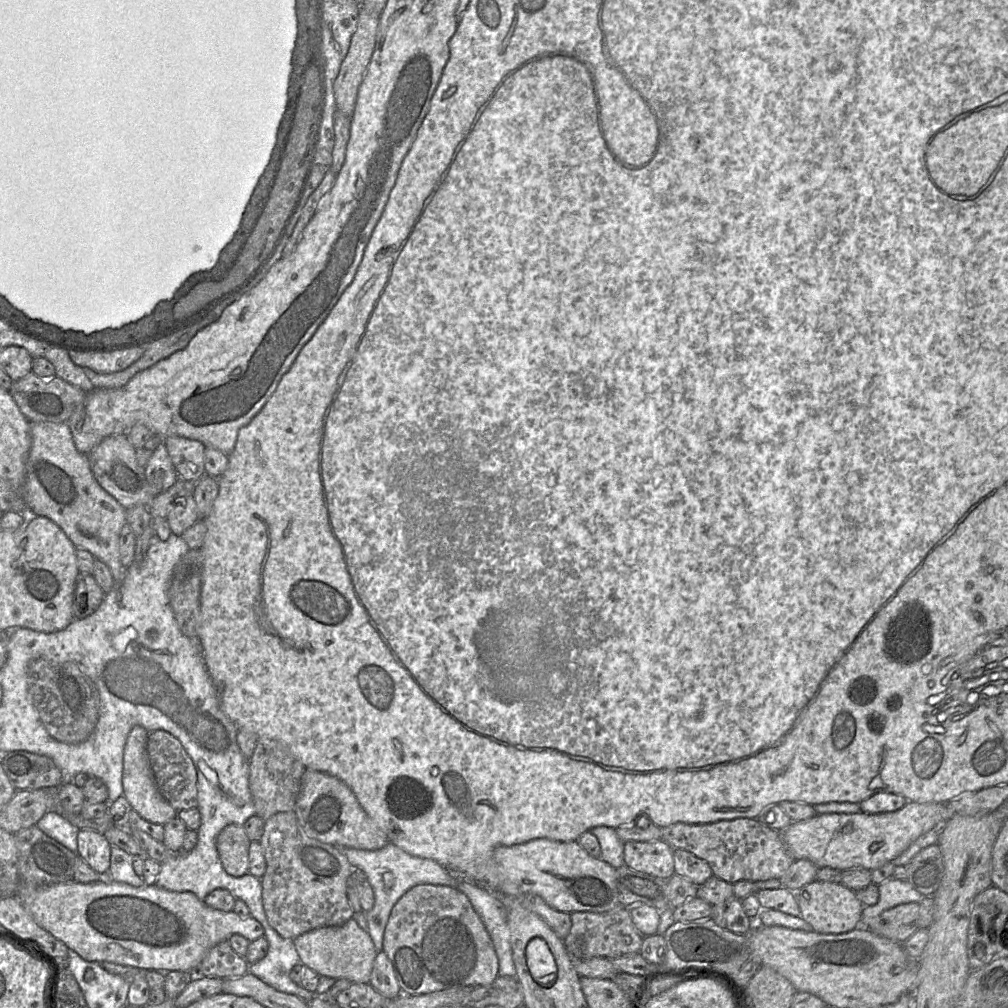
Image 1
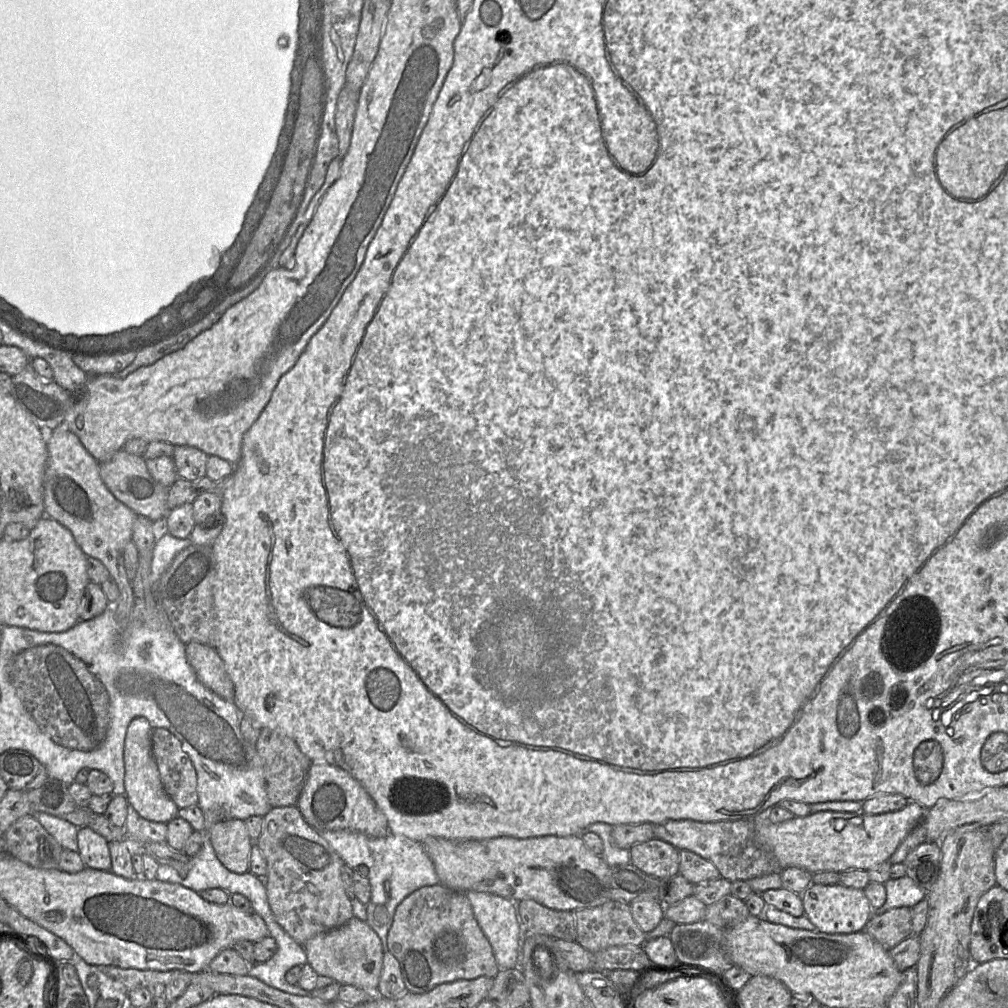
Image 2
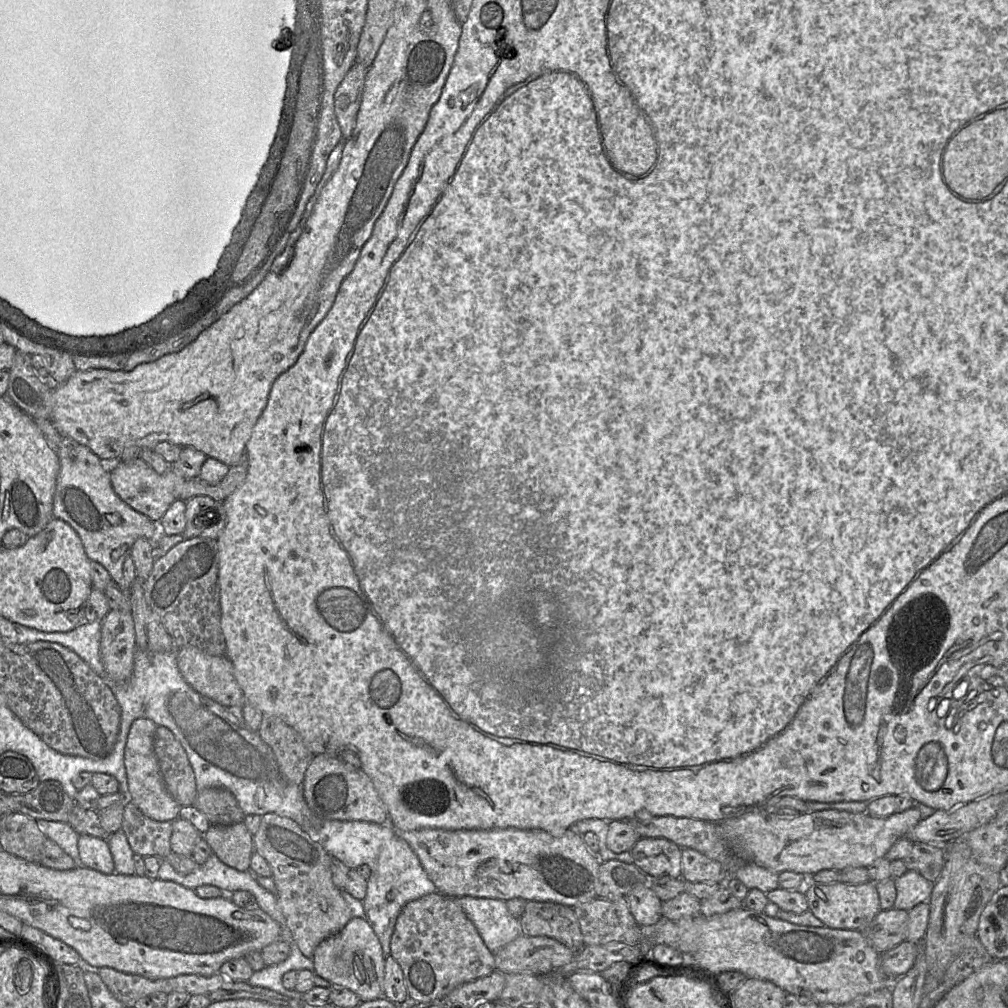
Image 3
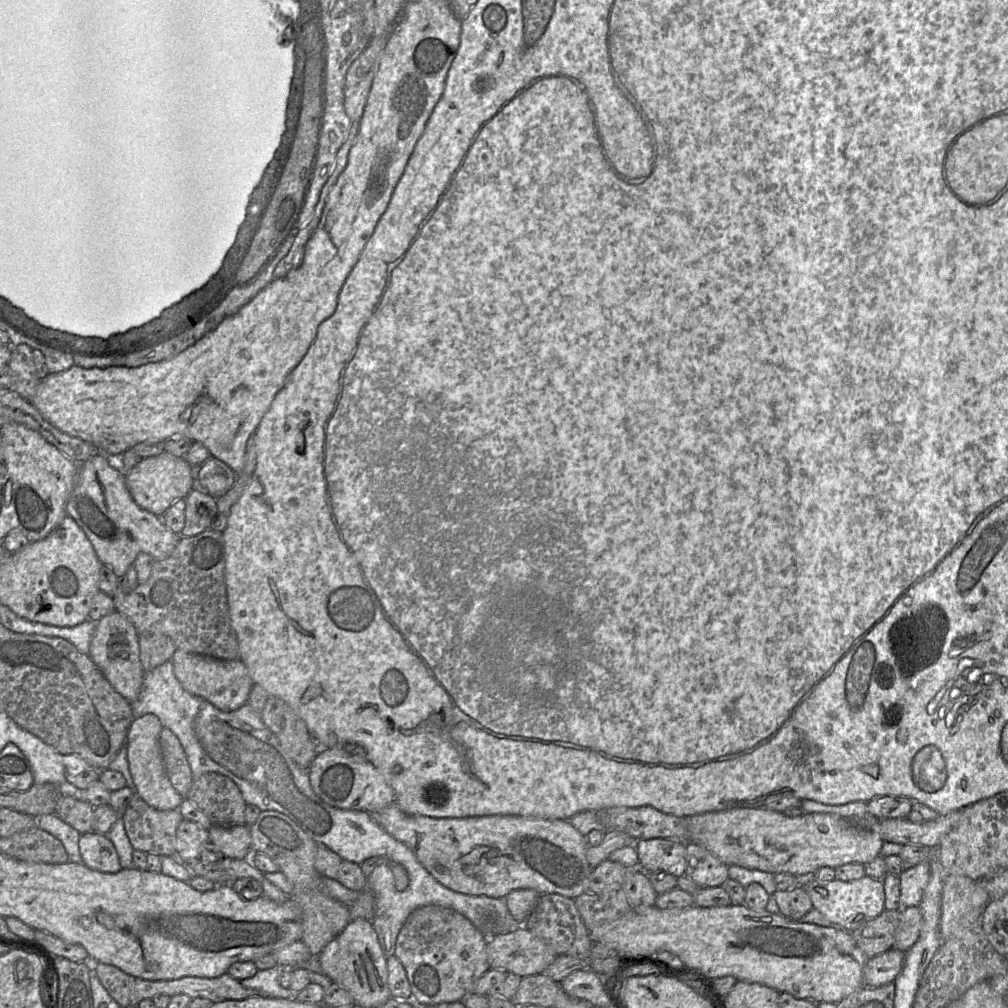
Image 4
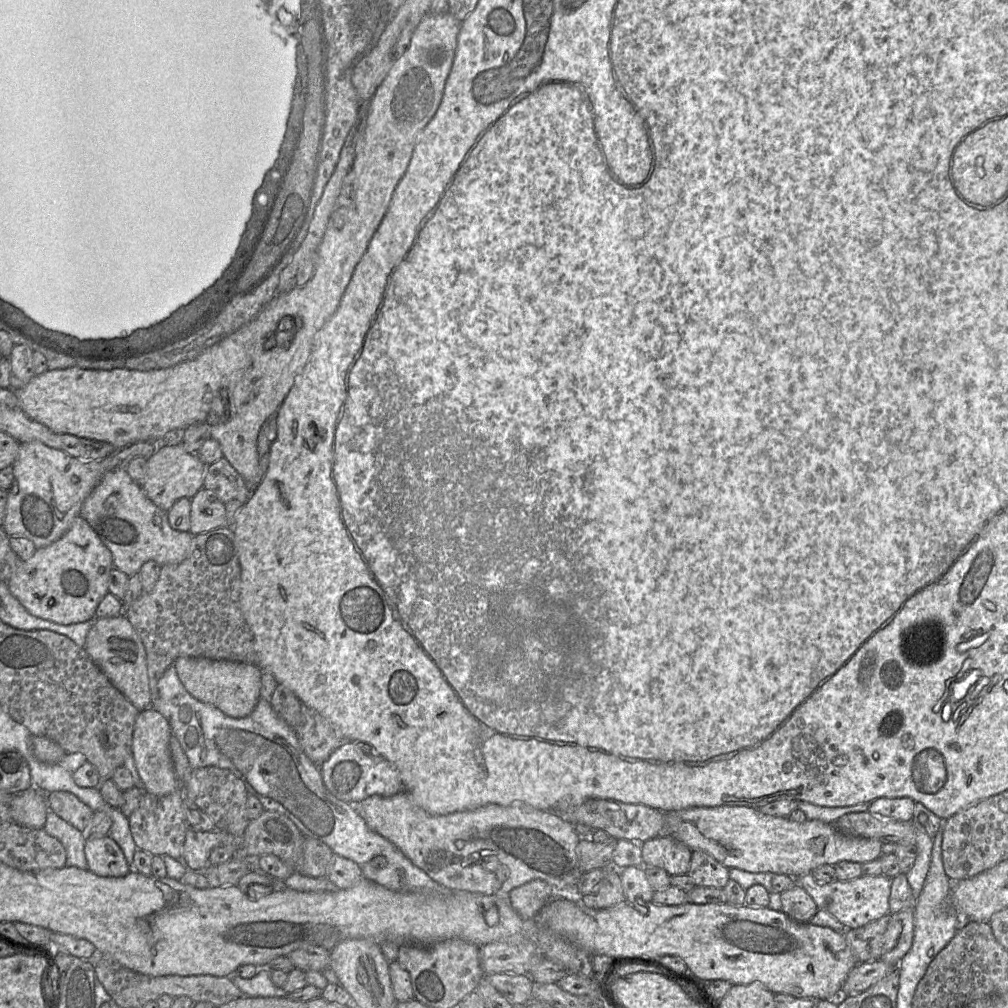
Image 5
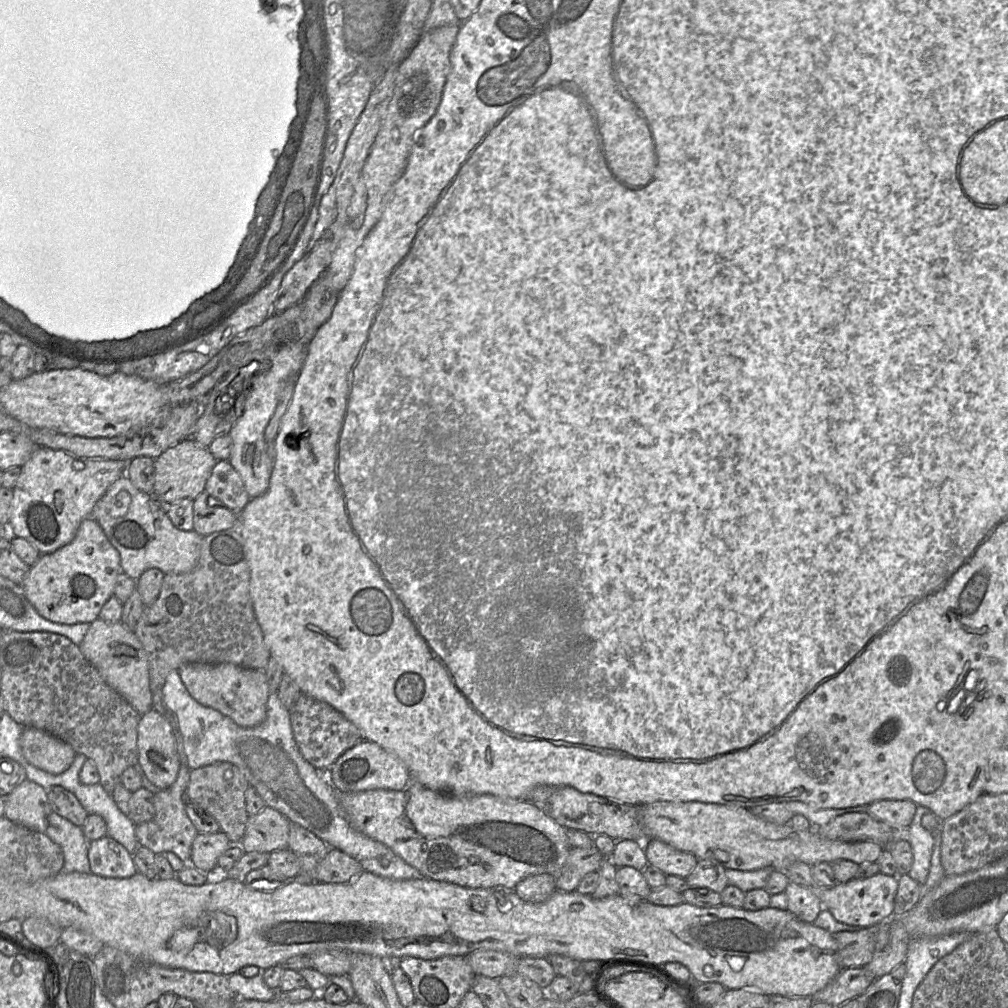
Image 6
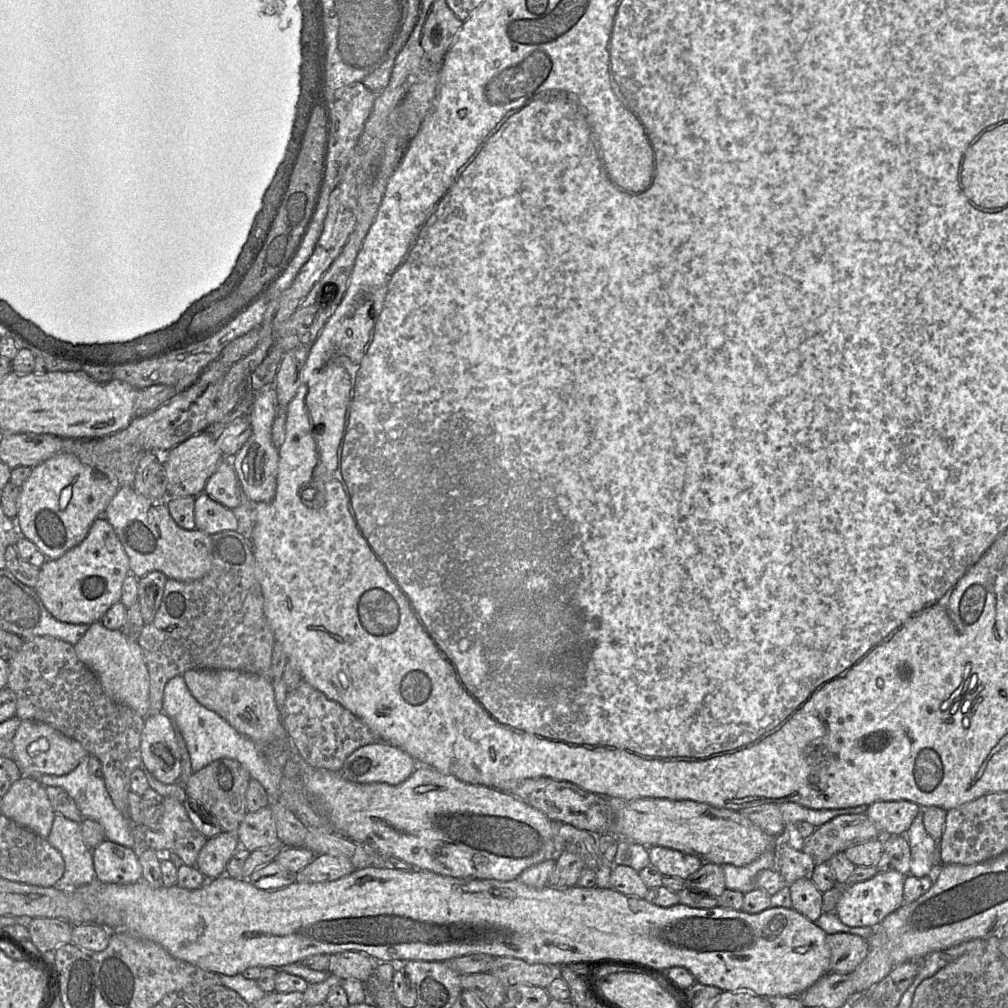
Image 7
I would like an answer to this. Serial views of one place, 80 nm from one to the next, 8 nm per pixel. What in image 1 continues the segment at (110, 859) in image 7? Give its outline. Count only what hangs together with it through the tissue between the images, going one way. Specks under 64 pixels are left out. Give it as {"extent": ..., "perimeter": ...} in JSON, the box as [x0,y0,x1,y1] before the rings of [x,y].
{"extent":[77,829,110,875],"perimeter":[[[80,829],[77,835],[77,855],[98,874],[107,875],[110,867],[110,843],[104,835],[90,829]]]}

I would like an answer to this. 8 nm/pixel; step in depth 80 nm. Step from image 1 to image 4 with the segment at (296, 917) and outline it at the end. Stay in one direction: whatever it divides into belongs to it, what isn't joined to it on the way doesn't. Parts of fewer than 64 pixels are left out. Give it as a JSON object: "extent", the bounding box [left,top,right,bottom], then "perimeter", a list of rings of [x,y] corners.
{"extent":[250,810,351,956],"perimeter":[[[273,810],[260,813],[257,821],[250,826],[250,835],[252,853],[268,856],[292,884],[293,893],[290,898],[296,901],[302,910],[301,941],[307,945],[312,956],[318,956],[351,921],[349,907],[327,896],[321,890],[323,876],[314,866],[318,844],[290,818]]]}

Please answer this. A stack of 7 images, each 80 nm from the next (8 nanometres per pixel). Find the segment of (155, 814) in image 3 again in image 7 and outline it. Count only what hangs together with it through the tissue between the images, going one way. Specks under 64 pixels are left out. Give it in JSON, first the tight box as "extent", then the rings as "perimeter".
{"extent":[140,713,181,784],"perimeter":[[[157,713],[144,719],[140,745],[142,765],[163,784],[180,782],[181,754],[169,717]]]}

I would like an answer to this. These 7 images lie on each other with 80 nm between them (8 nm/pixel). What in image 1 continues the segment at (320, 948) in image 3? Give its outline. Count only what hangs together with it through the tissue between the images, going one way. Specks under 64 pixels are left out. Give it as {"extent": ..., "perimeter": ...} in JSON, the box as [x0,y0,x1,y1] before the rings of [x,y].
{"extent":[294,917,377,983],"perimeter":[[[352,917],[339,926],[329,926],[308,931],[294,940],[301,962],[320,976],[334,979],[346,978],[352,983],[369,983],[377,949],[369,933]]]}

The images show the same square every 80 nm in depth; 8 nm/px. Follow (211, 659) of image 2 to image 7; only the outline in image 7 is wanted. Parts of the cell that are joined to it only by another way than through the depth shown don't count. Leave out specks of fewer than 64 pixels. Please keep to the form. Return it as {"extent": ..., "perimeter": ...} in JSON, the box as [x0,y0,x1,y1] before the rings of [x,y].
{"extent":[183,669,286,745],"perimeter":[[[190,669],[183,678],[191,694],[207,709],[225,719],[238,733],[259,745],[284,738],[286,733],[274,695],[271,679],[231,669]]]}

